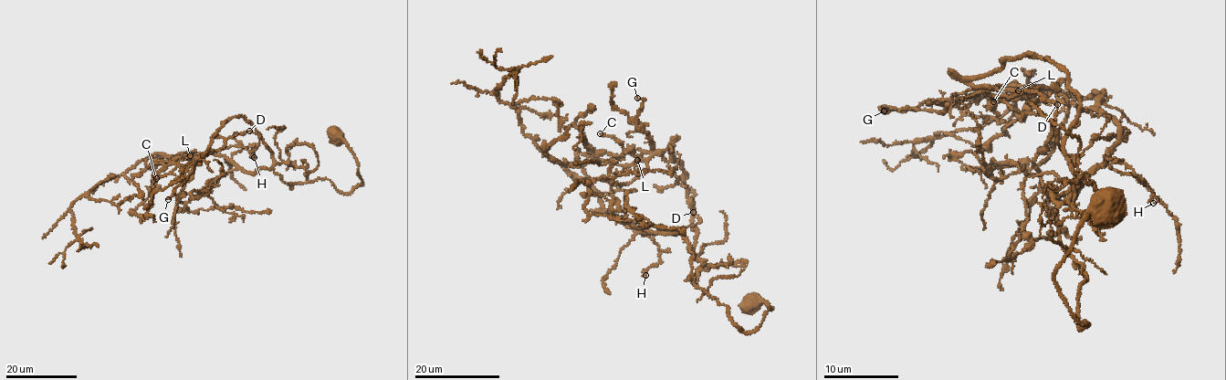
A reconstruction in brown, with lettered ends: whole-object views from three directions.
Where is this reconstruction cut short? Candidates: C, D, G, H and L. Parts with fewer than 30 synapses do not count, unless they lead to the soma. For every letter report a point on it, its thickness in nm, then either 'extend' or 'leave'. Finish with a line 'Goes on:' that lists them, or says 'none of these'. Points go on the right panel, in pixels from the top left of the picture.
C: at (993, 101); 280 nm thick; extend
D: at (1057, 104); 180 nm thick; leave
G: at (884, 110); 160 nm thick; leave
H: at (1153, 203); 160 nm thick; leave
L: at (1018, 90); 400 nm thick; leave
Goes on: C

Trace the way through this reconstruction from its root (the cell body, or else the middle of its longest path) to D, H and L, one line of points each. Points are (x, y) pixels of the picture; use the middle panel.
D: (753, 300), (770, 309), (746, 332), (694, 282), (682, 236), (600, 211), (674, 233), (699, 221), (693, 212)
H: (753, 300), (770, 309), (746, 332), (694, 282), (689, 246), (675, 232), (641, 233), (659, 251), (645, 275)
L: (753, 300), (770, 309), (746, 332), (694, 282), (682, 236), (608, 216), (582, 165), (637, 160)

